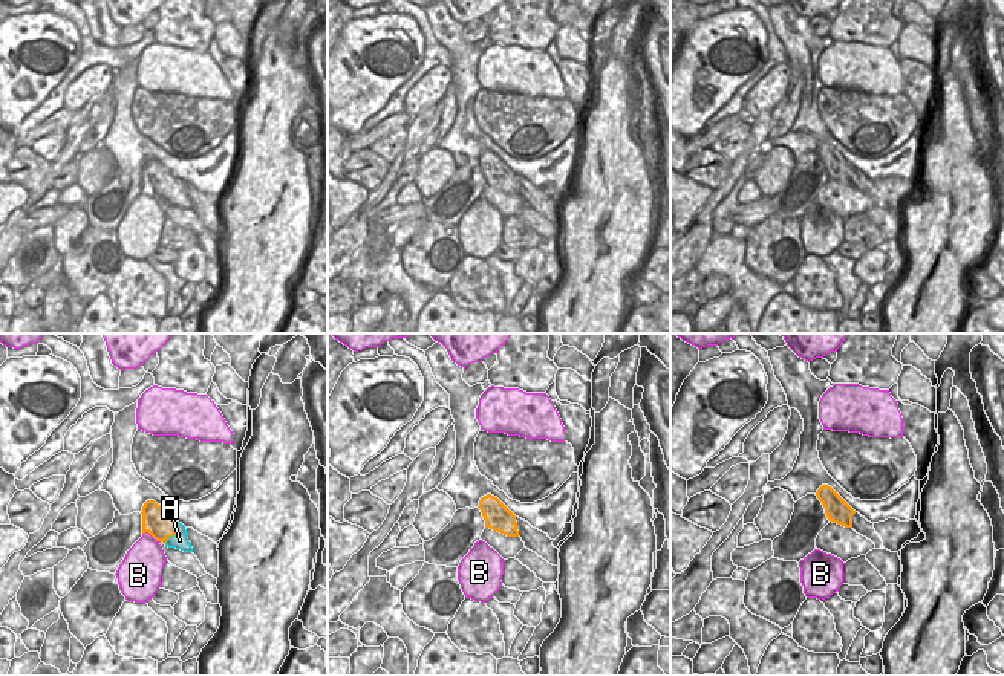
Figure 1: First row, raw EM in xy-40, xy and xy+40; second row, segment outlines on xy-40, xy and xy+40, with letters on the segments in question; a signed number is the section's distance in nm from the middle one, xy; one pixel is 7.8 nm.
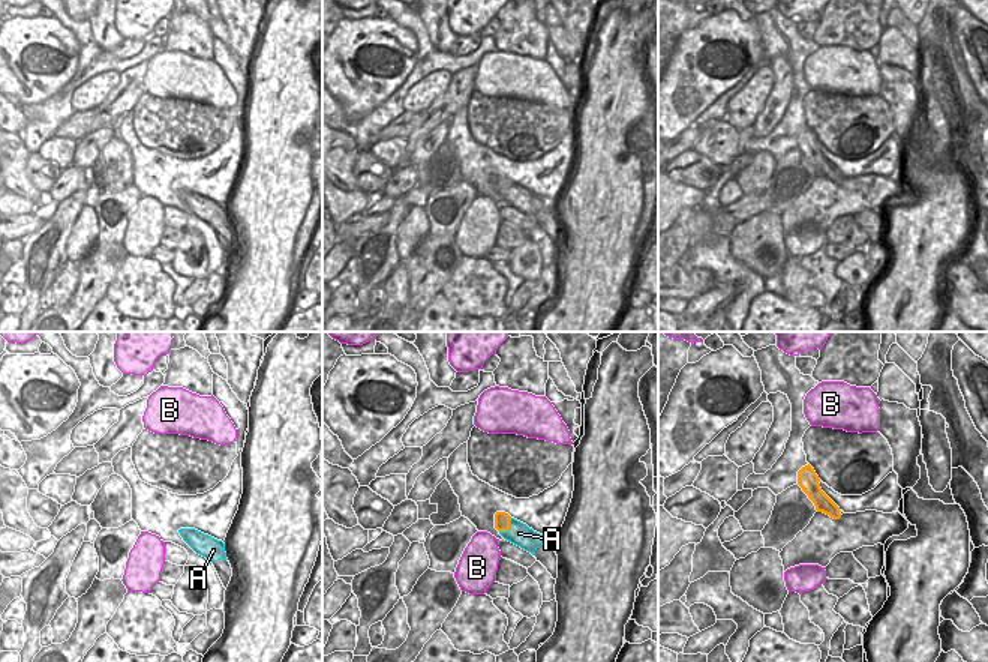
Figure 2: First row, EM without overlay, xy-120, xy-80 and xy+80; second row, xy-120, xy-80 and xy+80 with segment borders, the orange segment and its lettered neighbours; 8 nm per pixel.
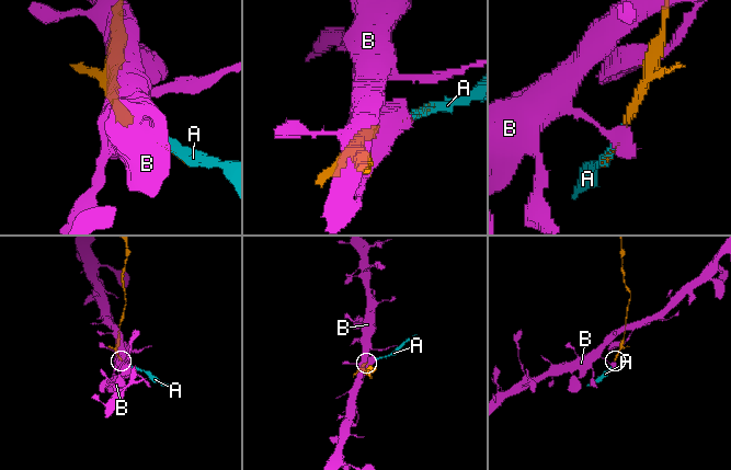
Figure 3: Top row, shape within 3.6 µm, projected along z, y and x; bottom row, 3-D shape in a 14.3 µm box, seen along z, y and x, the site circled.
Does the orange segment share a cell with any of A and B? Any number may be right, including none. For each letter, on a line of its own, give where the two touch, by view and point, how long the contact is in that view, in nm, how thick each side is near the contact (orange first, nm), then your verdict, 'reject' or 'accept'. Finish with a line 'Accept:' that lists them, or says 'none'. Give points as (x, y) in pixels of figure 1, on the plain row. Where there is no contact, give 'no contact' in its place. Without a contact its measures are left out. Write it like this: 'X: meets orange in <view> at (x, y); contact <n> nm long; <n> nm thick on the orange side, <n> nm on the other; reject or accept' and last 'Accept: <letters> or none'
A: meets orange in xy-40 at (175, 191); contact 220 nm long; 240 nm thick on the orange side, 120 nm on the other; reject
B: meets orange in xy-40 at (150, 191); contact 150 nm long; 240 nm thick on the orange side, 320 nm on the other; reject
Accept: none

